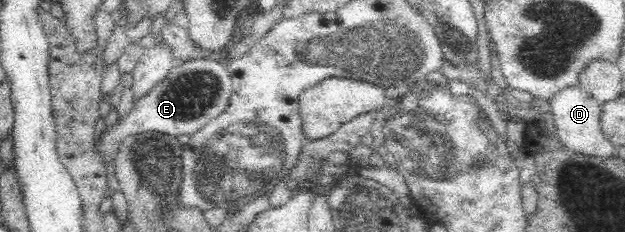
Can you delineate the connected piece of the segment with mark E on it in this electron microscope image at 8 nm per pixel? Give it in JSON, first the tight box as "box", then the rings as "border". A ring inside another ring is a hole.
{"box":[95,60,231,163],"border":[[[202,60],[175,63],[164,81],[160,81],[146,97],[138,99],[122,121],[102,133],[100,143],[95,144],[96,150],[100,151],[106,163],[115,157],[124,136],[150,132],[177,138],[180,135],[200,133],[204,127],[228,110],[231,95],[231,75],[226,66]]]}

